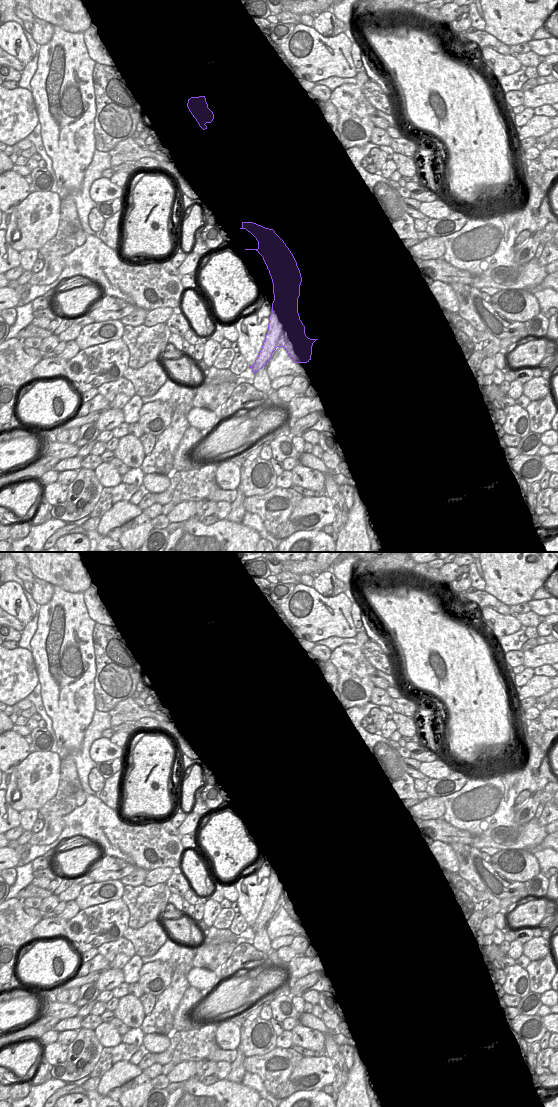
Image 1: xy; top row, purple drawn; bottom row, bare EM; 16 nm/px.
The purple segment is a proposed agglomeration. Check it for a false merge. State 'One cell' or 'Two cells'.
Two cells

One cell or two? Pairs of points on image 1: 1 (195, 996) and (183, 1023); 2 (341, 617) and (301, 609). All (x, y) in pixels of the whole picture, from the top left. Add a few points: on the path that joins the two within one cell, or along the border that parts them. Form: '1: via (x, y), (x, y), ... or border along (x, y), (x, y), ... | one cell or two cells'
1: via (188, 1003), (181, 1010), (181, 1016) | one cell
2: via (331, 617), (311, 617) | one cell

